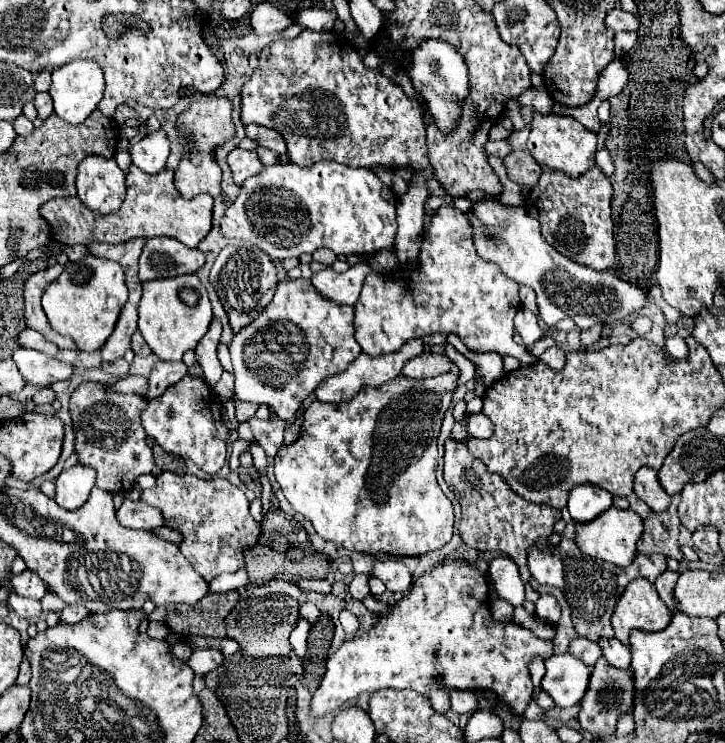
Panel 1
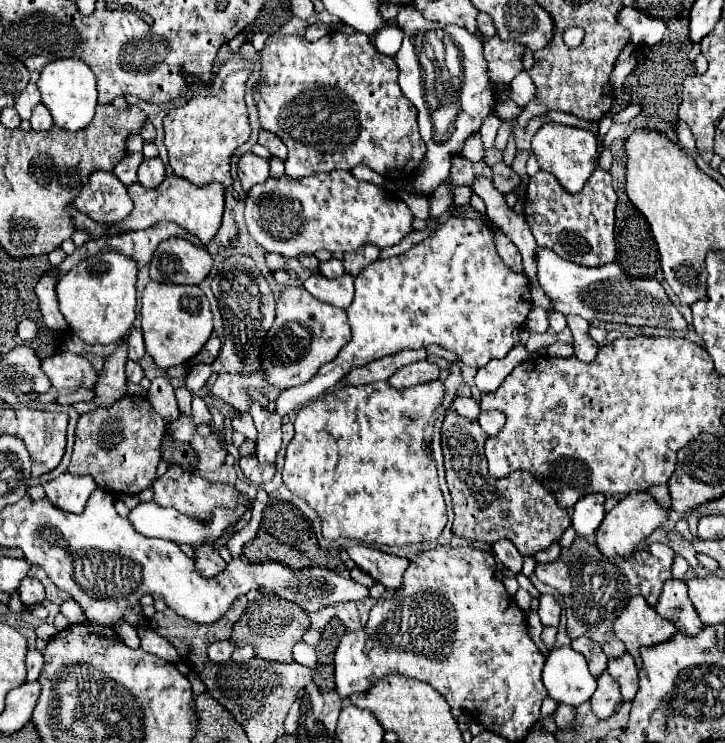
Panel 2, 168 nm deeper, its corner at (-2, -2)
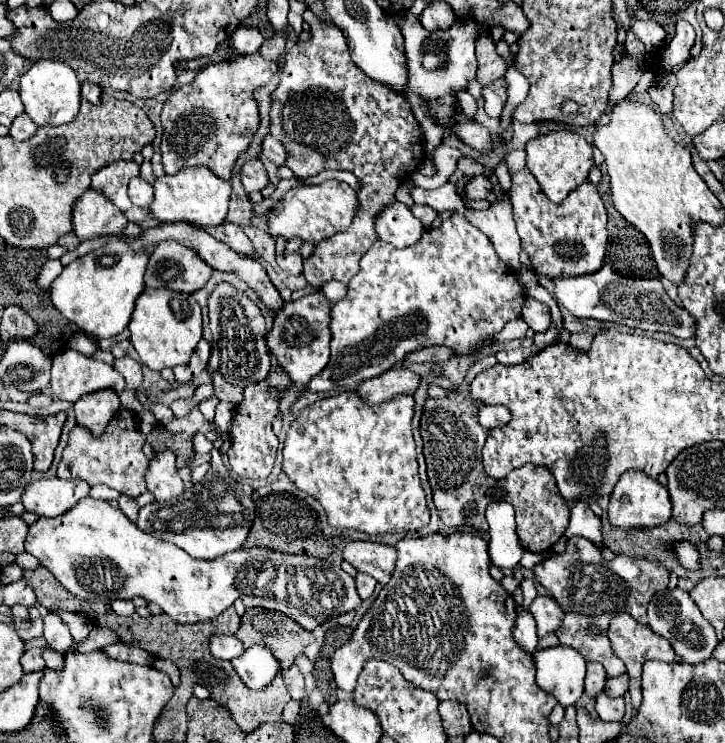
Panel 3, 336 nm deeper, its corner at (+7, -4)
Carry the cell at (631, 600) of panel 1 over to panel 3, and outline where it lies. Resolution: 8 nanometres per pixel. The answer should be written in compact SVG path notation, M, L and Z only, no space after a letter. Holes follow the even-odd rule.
M620 613L618 617L612 619L610 629L608 629L608 637L610 637L610 643L612 643L614 655L618 655L628 669L630 697L632 697L634 709L638 709L640 703L642 703L642 665L644 665L644 661L658 659L658 661L666 661L666 663L678 663L680 659L676 657L676 653L674 653L674 649L668 641L664 641L660 635L652 633L652 629L648 629L646 625L640 625L636 619L628 617L628 613Z

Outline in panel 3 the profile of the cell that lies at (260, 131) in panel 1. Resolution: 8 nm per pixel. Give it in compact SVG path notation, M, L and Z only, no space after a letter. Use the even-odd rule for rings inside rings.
M268 135L268 137L264 139L264 143L262 143L262 155L264 155L268 161L276 163L276 165L284 165L284 163L286 163L286 149L284 149L282 143L280 143L278 139L274 139L272 135Z

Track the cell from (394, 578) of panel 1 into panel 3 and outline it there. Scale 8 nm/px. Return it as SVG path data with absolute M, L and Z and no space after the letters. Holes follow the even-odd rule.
M350 541L344 547L344 559L354 565L356 571L368 573L378 583L386 585L394 573L396 549L372 541Z

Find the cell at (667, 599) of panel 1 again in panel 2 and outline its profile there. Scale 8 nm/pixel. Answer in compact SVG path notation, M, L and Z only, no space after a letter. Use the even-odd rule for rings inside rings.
M669 579L663 585L661 597L655 609L659 615L669 619L685 635L695 635L703 627L701 619L697 619L697 613L693 611L693 605L689 603L687 587L679 579Z

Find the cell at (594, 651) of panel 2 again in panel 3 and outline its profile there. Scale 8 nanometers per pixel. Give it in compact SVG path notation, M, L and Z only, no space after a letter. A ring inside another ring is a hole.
M588 663L584 693L596 697L598 693L604 691L604 683L606 683L606 669L600 663Z

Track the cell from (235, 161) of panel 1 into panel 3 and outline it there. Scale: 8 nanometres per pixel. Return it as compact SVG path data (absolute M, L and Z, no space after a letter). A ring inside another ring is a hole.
M252 159L248 161L244 167L242 167L242 185L246 189L246 193L252 193L252 191L262 191L266 185L268 185L268 175L266 175L266 169L262 165L260 159Z

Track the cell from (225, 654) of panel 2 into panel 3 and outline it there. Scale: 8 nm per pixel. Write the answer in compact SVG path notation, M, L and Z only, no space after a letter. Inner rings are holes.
M212 635L210 637L210 651L216 659L234 659L242 655L244 647L236 635Z

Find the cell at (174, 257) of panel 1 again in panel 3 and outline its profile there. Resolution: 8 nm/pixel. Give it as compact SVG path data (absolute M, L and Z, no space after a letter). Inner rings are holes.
M162 241L148 261L144 281L146 287L194 293L202 289L210 277L212 267L204 263L196 251L176 241Z

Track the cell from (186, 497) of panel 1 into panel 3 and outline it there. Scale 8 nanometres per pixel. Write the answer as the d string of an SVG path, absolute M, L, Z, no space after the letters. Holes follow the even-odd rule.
M160 451L154 453L150 465L146 469L146 485L148 491L154 493L156 501L162 497L178 497L184 493L184 481L176 471L176 455L174 451Z

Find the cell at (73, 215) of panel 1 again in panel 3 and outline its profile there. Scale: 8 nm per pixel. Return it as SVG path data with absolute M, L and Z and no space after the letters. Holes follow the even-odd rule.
M188 167L188 169L180 169L176 175L164 175L156 179L154 201L150 205L150 211L154 213L154 219L160 219L164 223L194 221L206 227L220 225L224 223L228 213L230 191L232 191L230 181L220 179L208 167Z

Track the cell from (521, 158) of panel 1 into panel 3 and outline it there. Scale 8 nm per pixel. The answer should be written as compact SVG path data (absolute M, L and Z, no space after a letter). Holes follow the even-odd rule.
M478 175L478 177L472 177L468 183L466 183L466 199L486 199L488 191L490 191L490 179L484 177L484 175Z

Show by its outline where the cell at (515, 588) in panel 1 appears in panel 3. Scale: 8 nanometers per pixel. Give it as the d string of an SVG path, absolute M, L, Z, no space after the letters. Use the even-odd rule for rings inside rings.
M494 501L486 509L486 519L490 525L488 545L492 563L500 569L514 569L524 555L524 547L516 535L514 507L504 501Z

